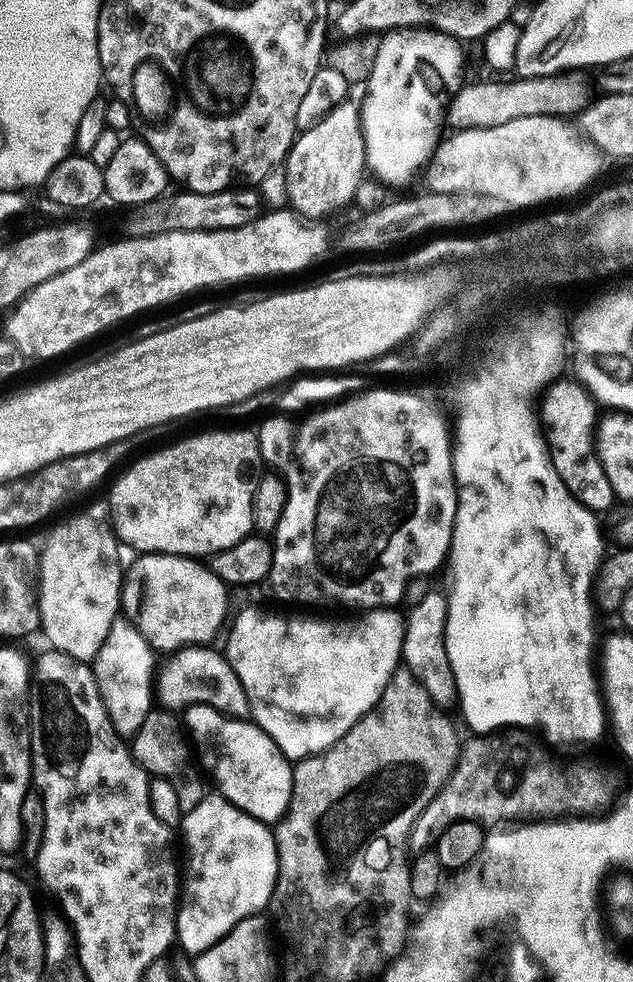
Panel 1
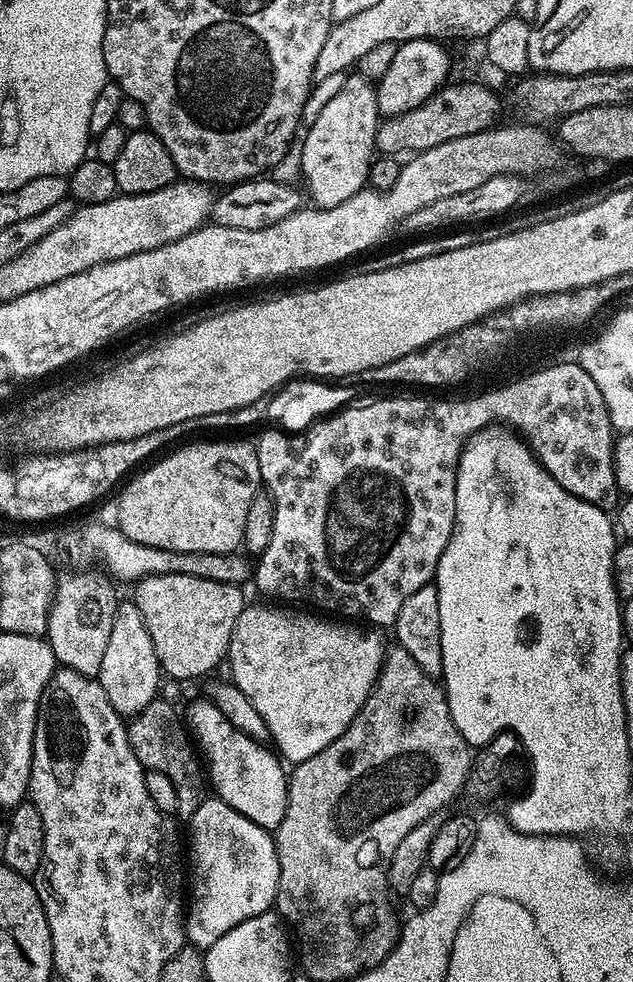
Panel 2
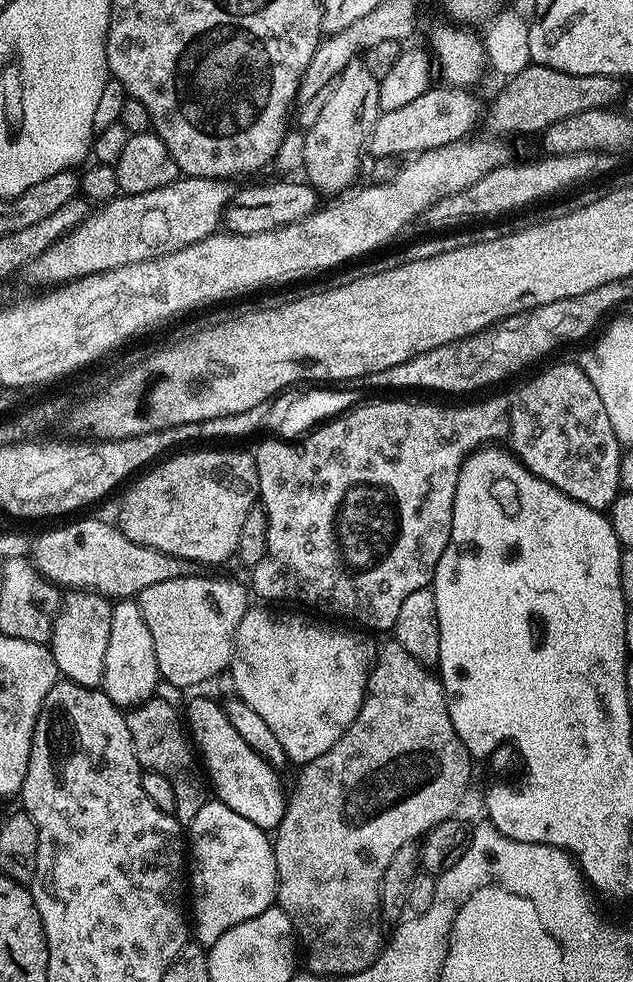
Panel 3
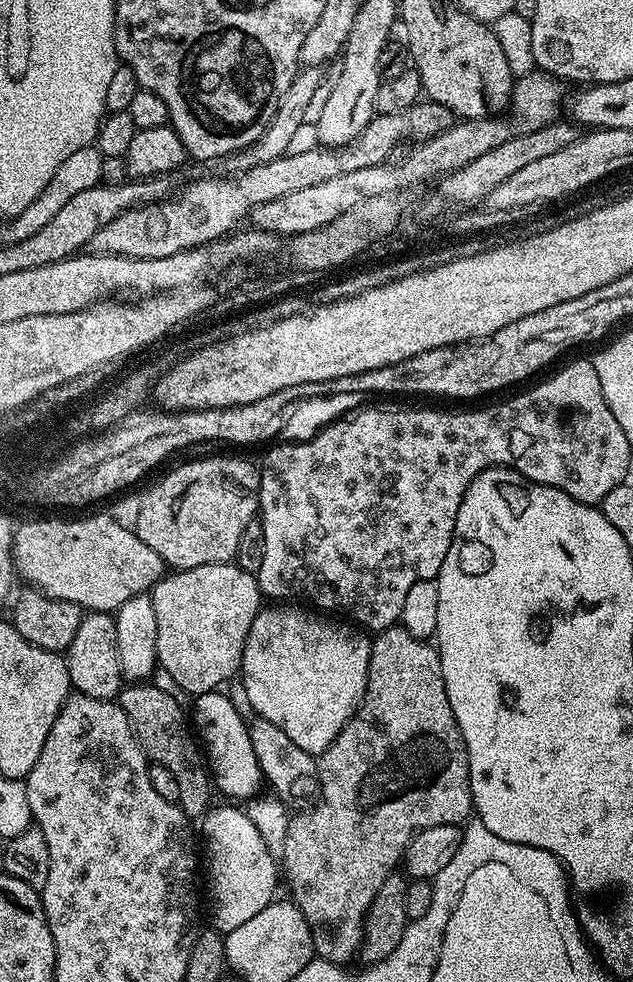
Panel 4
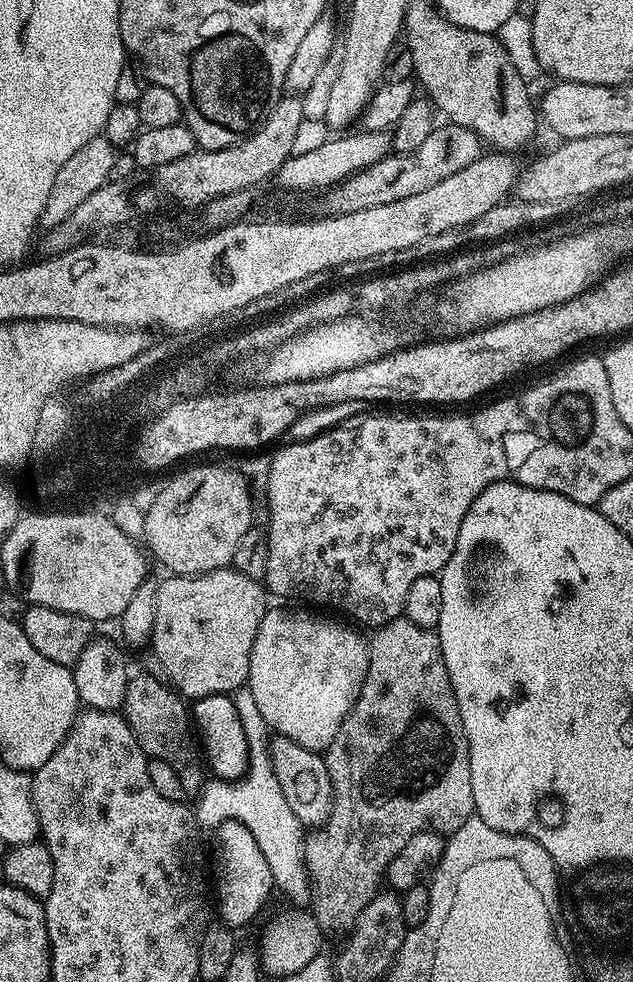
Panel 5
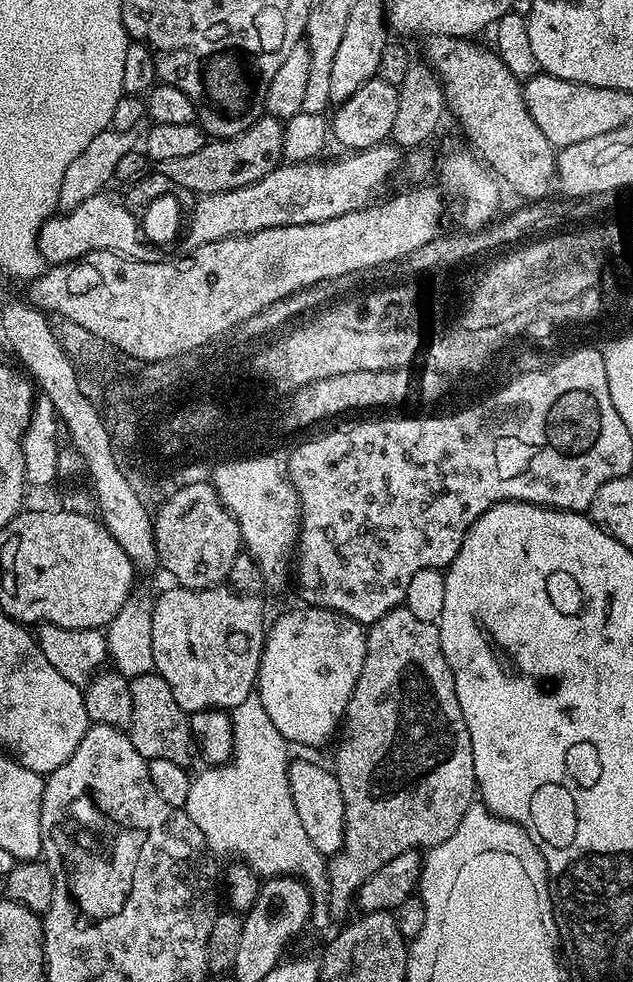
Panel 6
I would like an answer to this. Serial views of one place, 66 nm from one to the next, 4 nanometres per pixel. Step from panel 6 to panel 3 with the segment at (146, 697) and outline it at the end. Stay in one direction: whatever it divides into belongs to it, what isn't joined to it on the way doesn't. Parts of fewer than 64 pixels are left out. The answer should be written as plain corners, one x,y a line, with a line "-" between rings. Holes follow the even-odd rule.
151,698
127,713
128,729
141,769
157,772
174,789
174,815
182,826
191,826
198,810
210,799
210,781
198,759
182,712
168,700

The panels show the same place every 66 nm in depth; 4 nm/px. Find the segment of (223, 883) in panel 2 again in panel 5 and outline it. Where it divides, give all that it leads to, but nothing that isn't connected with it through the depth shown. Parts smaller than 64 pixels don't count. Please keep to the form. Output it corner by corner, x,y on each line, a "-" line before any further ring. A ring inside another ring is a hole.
228,820
215,829
216,852
220,855
220,876
224,885
220,888
219,919
233,930
241,930
264,908
268,895
274,892
270,866
266,866
266,858
262,858
262,850
258,850
258,842
246,826
236,820

